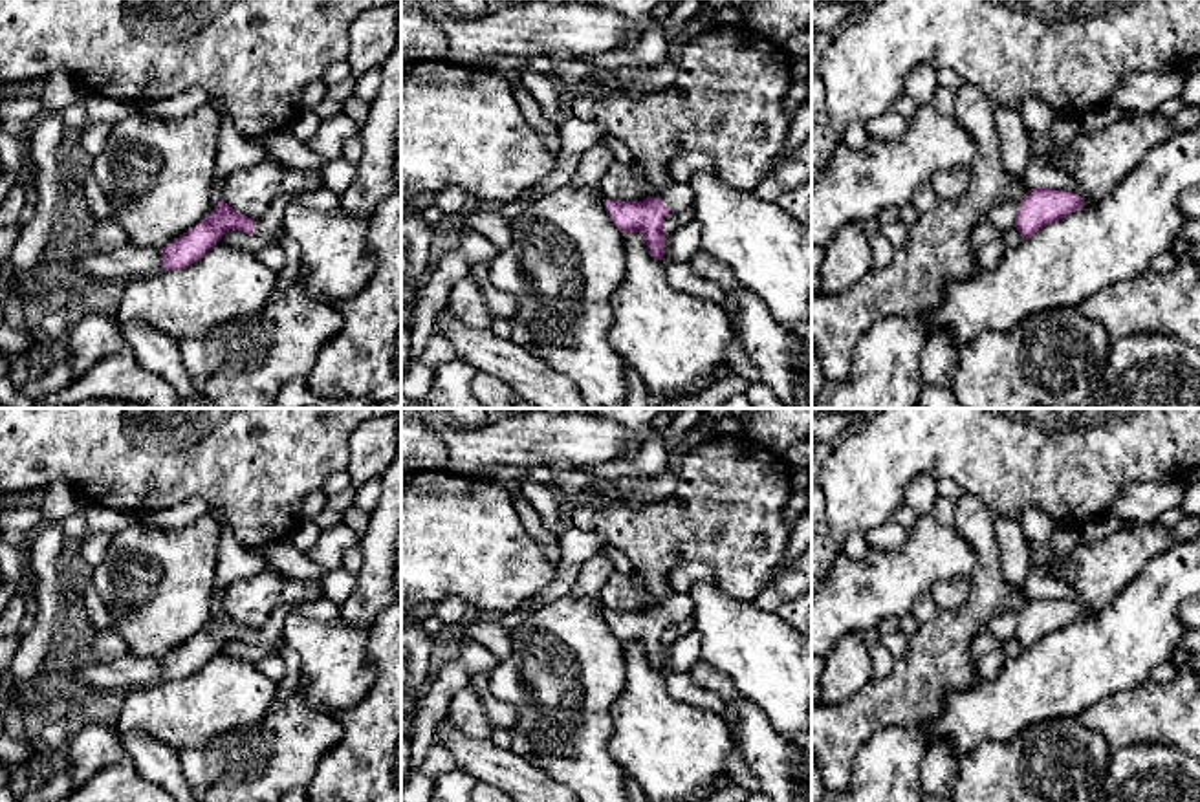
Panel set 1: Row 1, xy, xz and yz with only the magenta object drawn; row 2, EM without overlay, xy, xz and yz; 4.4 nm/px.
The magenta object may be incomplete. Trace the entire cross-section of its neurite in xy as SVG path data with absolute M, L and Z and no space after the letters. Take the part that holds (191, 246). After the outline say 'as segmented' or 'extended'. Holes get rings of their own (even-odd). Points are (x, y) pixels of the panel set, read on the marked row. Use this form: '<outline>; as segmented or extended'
M328 187L280 194L271 201L267 212L260 220L249 220L220 200L209 216L163 247L161 269L174 271L192 266L229 231L256 234L273 244L280 244L284 234L284 209L289 203L299 203L319 212L332 212L341 207L339 194Z; extended

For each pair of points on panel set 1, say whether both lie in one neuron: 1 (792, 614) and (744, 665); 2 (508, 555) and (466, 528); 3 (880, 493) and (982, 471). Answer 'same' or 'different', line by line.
1: different
2: same
3: same

